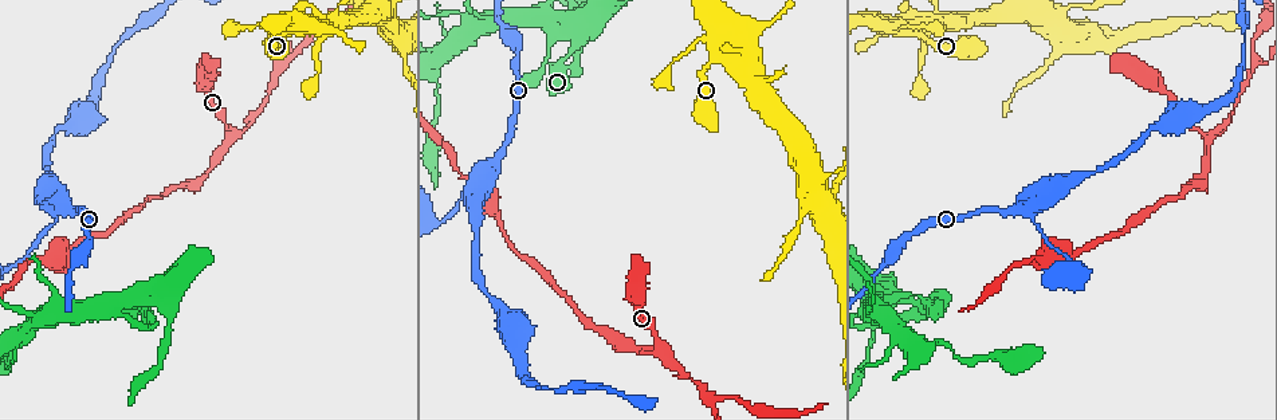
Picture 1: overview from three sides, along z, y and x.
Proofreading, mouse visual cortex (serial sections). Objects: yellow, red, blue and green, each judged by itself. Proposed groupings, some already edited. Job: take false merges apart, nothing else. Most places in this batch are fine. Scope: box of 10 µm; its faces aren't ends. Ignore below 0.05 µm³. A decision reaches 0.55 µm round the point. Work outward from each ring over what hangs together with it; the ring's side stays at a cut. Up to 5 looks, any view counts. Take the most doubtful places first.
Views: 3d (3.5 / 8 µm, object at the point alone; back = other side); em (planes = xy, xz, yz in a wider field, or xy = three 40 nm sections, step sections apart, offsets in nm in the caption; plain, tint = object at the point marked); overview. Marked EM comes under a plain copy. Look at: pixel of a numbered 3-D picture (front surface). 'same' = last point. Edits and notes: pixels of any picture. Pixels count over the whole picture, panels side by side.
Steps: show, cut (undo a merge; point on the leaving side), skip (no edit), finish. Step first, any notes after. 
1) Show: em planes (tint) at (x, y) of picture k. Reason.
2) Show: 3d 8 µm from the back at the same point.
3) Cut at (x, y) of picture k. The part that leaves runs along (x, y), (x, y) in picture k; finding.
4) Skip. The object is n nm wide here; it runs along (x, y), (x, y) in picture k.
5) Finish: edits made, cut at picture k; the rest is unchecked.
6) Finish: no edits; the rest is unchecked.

Show: 3d 3.5 µm at (746, 77) of picture 1. Four arms meet.

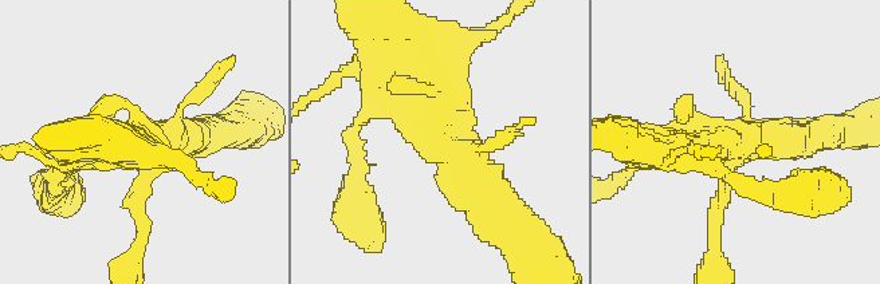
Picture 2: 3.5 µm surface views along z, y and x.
Show: em xy step 3 (tint) at (437, 141) of picture 2.

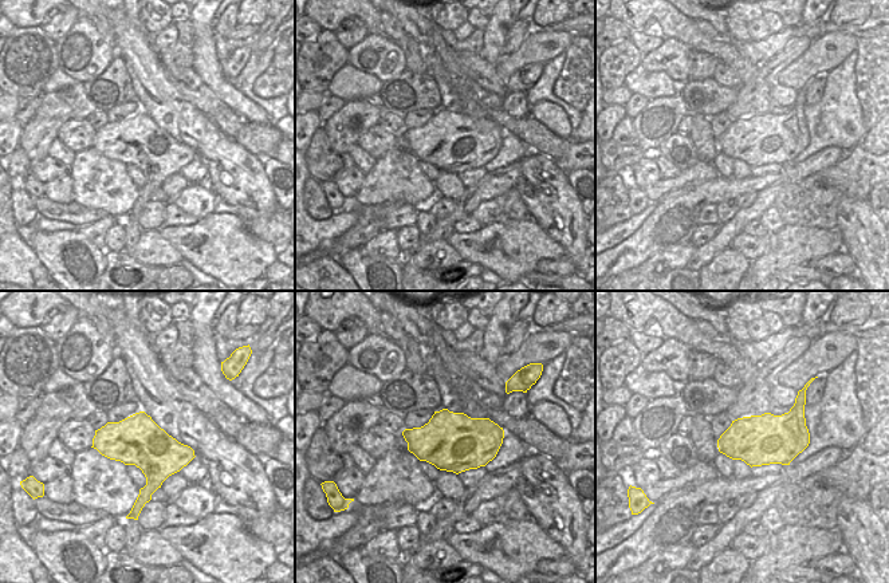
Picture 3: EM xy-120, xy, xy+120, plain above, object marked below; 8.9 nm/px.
Skip. It runs along (370, 110), (412, 110), (490, 206) in picture 2; all the same cell.

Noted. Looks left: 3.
Show: 3d 3.5 µm at (489, 206) of picture 1. Arms part here.

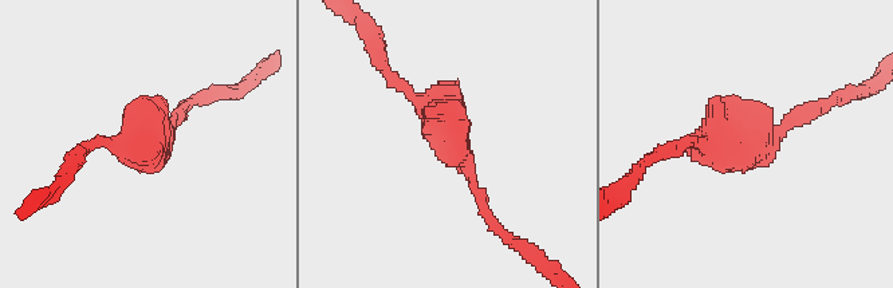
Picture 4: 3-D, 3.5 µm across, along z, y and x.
Show: em xy step 5 (tint) at (451, 139) of picture 4.

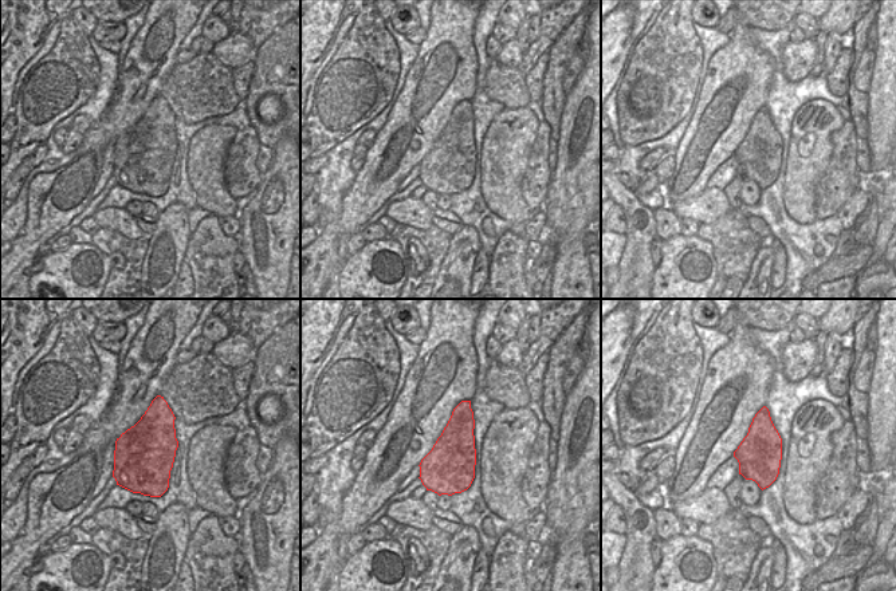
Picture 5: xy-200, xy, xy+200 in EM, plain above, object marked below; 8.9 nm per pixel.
Skip. It runs along (478, 193), (444, 117), (382, 62) in picture 4; all the same cell.

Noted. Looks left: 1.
Finish: no edits; the rest is unchecked.

